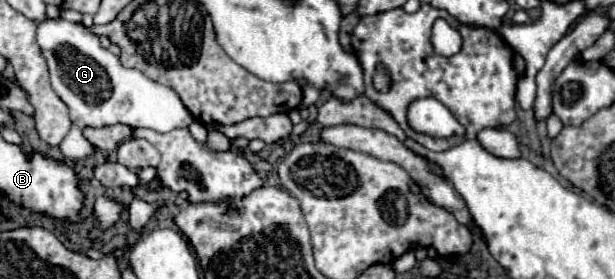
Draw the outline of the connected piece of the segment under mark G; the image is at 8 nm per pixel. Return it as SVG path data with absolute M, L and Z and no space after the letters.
M63 17L45 19L37 27L37 43L47 59L53 91L65 101L71 121L81 129L123 123L131 129L147 127L157 133L169 133L195 121L171 87L147 79L141 71L123 67L119 57L101 47L99 37L83 23L71 23Z

